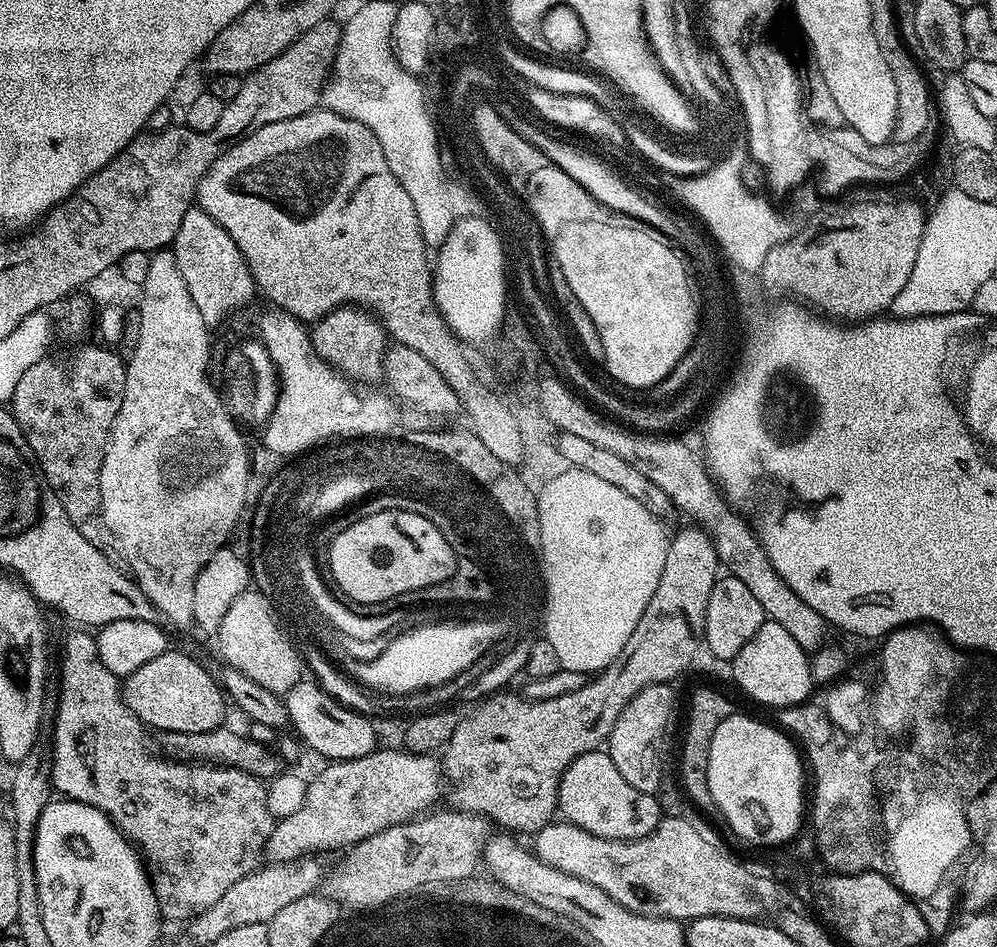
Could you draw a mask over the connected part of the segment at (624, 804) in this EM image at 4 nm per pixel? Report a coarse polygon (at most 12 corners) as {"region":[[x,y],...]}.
{"region":[[604,750],[570,762],[556,799],[567,823],[607,840],[648,836],[659,799]]}

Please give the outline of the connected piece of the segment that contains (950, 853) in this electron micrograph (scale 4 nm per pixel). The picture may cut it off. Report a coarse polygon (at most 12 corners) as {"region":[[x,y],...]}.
{"region":[[952,800],[904,820],[877,871],[916,901],[972,844]]}

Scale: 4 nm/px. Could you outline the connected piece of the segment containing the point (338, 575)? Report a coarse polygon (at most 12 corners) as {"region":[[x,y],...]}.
{"region":[[398,509],[348,522],[336,585],[383,602],[456,574],[438,527]]}

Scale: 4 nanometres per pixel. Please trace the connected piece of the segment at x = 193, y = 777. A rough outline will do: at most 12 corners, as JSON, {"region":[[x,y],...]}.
{"region":[[72,630],[52,787],[102,810],[161,917],[210,910],[261,863],[265,781],[148,749]]}

